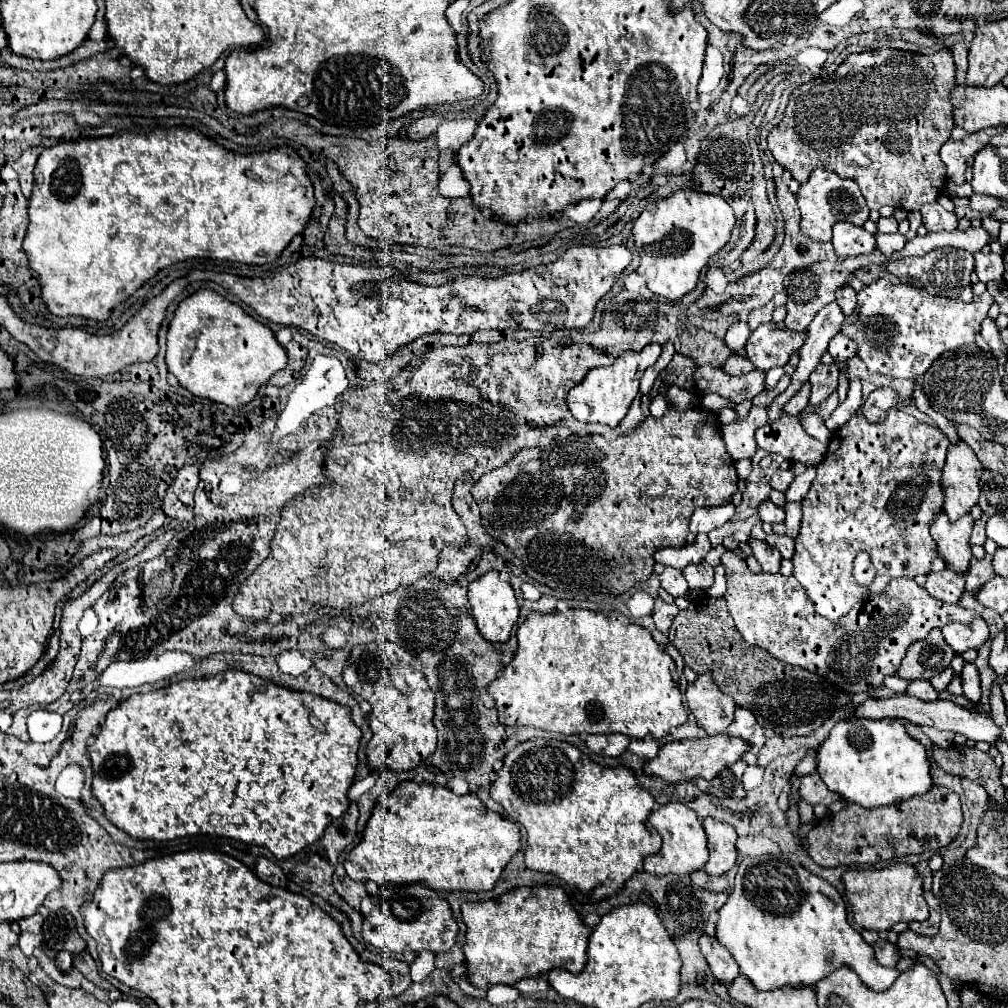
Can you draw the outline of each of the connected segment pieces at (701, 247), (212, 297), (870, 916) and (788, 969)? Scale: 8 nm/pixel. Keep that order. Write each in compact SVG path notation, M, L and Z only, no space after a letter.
M682 189L668 199L648 203L632 227L640 255L640 267L636 273L646 279L648 289L658 297L666 301L684 297L694 291L698 275L708 259L730 241L734 223L736 217L732 207L718 195Z
M200 289L186 297L168 329L168 371L192 395L224 403L232 409L250 403L260 385L288 363L284 347L278 345L274 333L246 315L240 305L222 299L212 289Z
M896 863L880 871L848 869L842 873L842 885L844 885L844 897L852 907L854 921L864 929L888 931L898 921L910 923L910 921L928 919L928 907L922 897L922 877L914 871L912 865Z
M784 855L744 857L738 865L736 881L728 901L718 913L720 921L716 925L716 939L738 963L740 973L744 973L760 991L772 991L778 987L810 987L840 967L850 967L868 989L884 991L894 983L896 975L910 970L916 963L911 958L901 959L894 971L878 965L874 959L874 949L862 939L858 931L848 925L846 903L842 895L828 881L812 875L800 863L794 863Z

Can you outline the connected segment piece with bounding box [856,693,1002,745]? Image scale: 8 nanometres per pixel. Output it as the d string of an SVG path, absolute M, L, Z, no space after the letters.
M896 693L890 699L868 699L864 705L860 705L856 709L856 717L872 717L872 719L908 719L914 725L928 725L934 729L946 729L946 731L954 731L954 733L962 733L972 741L988 741L990 745L994 745L1000 737L1002 731L1000 727L994 723L994 719L986 713L978 713L970 707L962 707L954 701L932 701L932 703L922 703L920 699L914 699L910 695L900 695Z

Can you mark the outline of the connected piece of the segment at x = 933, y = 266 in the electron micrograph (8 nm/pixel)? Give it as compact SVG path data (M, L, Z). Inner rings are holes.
M954 247L934 249L924 257L914 259L900 259L894 263L892 273L906 285L916 285L932 295L946 295L946 297L960 297L962 289L970 285L970 273L974 269L974 257L968 251L958 251Z

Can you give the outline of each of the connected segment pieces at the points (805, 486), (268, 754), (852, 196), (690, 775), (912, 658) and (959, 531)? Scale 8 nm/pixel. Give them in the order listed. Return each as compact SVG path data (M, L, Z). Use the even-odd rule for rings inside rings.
M808 467L802 475L798 475L792 485L788 487L788 491L784 493L786 495L786 501L804 501L806 493L810 489L810 483L814 481L814 475L816 475L816 467Z
M224 671L214 677L200 677L200 679L184 679L172 683L168 687L150 691L150 693L136 693L126 701L118 703L108 715L104 725L100 727L94 743L88 745L88 757L94 771L92 781L92 795L102 803L104 815L110 823L118 829L128 833L134 839L156 839L156 841L170 841L174 837L192 837L192 835L220 835L242 841L246 845L258 845L272 851L278 859L288 859L302 851L306 845L318 841L324 835L324 829L338 819L338 815L346 813L348 789L354 781L356 773L356 751L362 739L362 731L350 719L350 711L346 707L338 707L338 703L322 699L320 695L298 693L286 687L274 685L262 677L244 671Z
M814 169L810 175L810 181L800 185L800 191L796 193L796 197L798 197L798 207L802 211L800 227L814 241L822 241L822 243L830 241L832 239L832 225L836 221L848 221L858 227L862 227L868 221L870 209L866 207L866 201L860 193L858 183L854 183L852 179L842 179L834 171Z
M714 735L704 739L684 739L684 741L672 741L660 747L658 755L654 759L648 759L644 763L644 773L652 777L660 777L666 783L682 783L692 779L714 779L720 769L726 769L728 765L736 763L744 751L748 751L746 743L742 739L730 739L726 735Z
M934 629L924 641L916 641L908 647L896 675L902 679L930 679L950 667L954 655L956 651L948 647L940 629Z
M942 513L938 515L938 519L934 519L930 527L930 533L938 547L938 555L952 571L966 573L970 567L972 553L968 539L972 533L972 525L974 525L972 515L964 515L962 519L958 519L958 523L950 523Z

